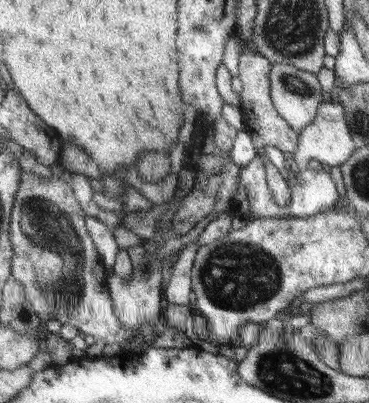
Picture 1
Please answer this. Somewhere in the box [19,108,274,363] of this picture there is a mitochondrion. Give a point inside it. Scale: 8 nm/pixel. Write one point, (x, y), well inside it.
(59, 235)

